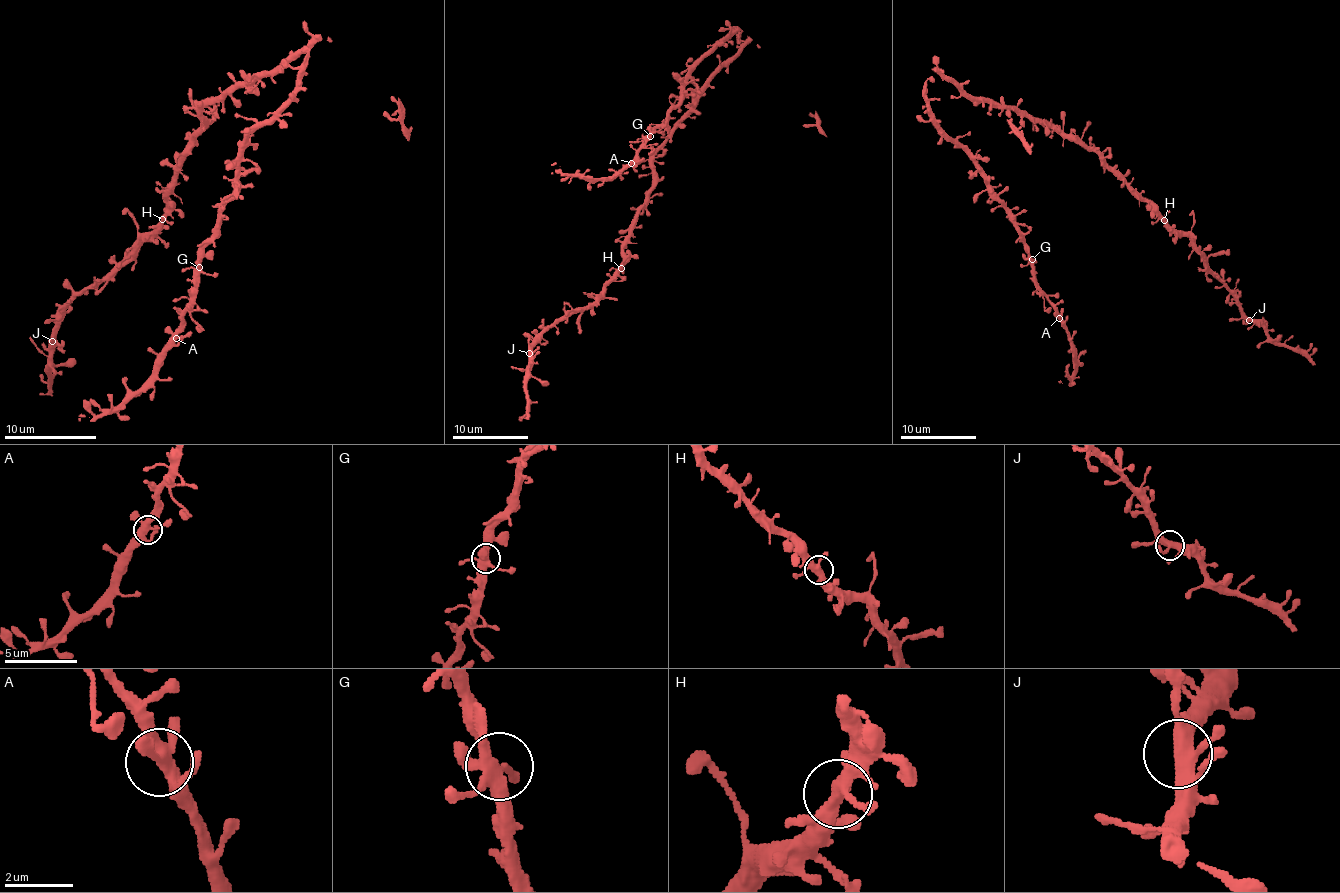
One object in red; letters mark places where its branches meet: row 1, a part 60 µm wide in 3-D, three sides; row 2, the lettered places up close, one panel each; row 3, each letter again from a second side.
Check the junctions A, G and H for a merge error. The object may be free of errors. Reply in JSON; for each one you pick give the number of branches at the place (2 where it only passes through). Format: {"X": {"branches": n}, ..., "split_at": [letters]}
{"split_at": []}

